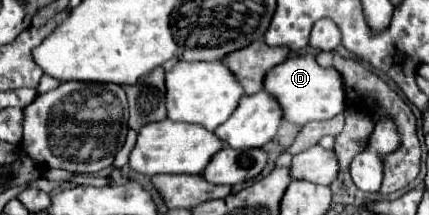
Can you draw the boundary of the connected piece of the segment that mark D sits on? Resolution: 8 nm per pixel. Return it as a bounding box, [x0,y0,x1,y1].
[264,53,344,127]

